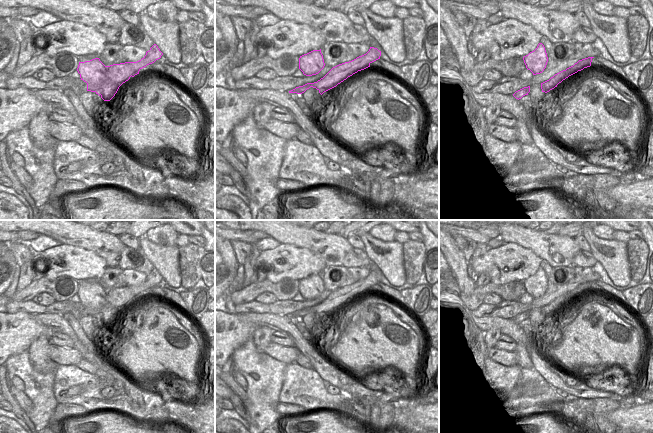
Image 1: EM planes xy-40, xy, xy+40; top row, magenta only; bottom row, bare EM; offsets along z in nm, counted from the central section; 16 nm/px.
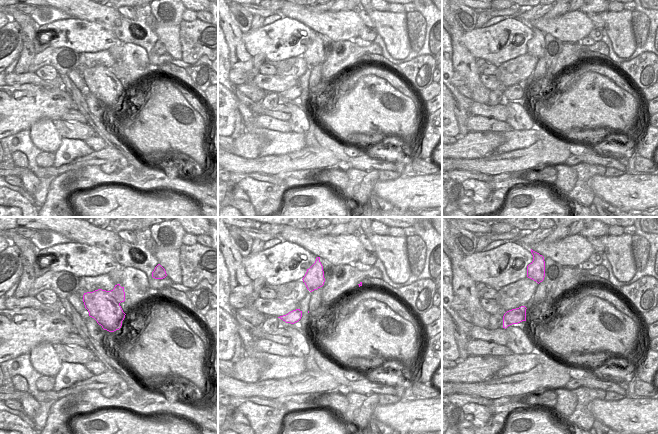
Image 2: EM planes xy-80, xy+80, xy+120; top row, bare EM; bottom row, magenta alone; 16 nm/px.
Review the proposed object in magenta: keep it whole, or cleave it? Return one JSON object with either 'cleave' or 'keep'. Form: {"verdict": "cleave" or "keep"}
{"verdict": "keep"}

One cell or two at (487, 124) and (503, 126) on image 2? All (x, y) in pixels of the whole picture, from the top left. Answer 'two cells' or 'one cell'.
one cell

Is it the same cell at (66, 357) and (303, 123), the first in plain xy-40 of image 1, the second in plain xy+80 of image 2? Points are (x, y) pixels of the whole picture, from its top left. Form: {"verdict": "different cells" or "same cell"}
{"verdict": "different cells"}

